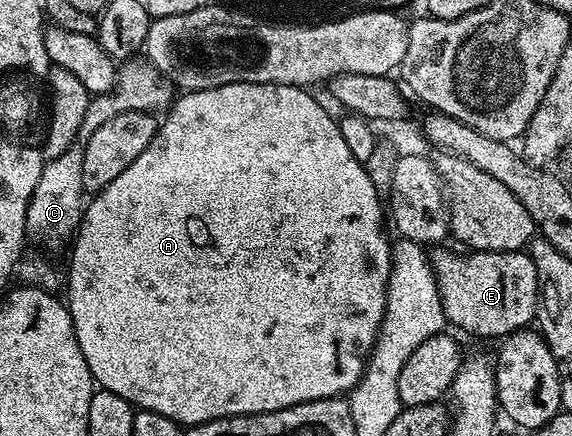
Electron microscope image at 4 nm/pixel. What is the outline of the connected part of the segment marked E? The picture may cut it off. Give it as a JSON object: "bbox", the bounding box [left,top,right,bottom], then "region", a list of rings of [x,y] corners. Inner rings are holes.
{"bbox":[431,248,540,339],"region":[[[436,248],[431,251],[432,271],[436,277],[438,284],[438,292],[442,300],[442,308],[444,309],[445,319],[449,323],[452,322],[460,330],[465,330],[468,334],[477,334],[480,338],[496,338],[503,339],[505,336],[515,334],[518,330],[531,327],[536,316],[536,304],[540,300],[540,285],[538,284],[538,272],[534,268],[534,260],[531,253],[521,252],[519,250],[478,250],[475,252],[464,252],[468,254],[455,254],[452,250],[440,250],[444,248]]]}

